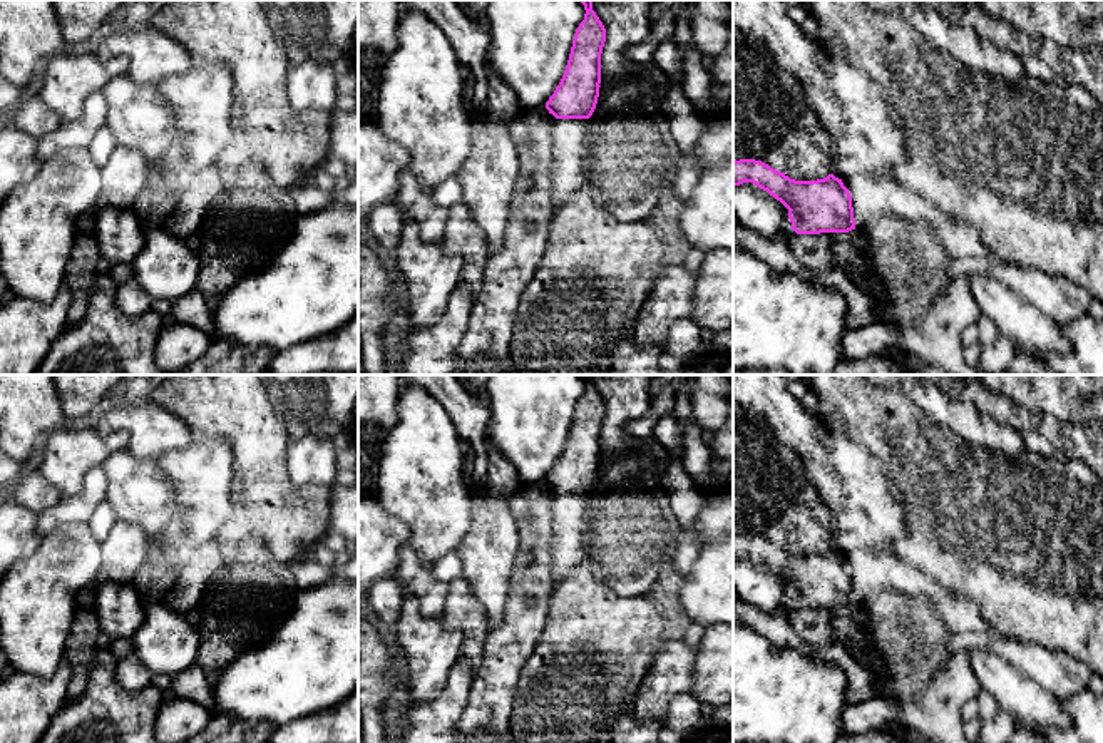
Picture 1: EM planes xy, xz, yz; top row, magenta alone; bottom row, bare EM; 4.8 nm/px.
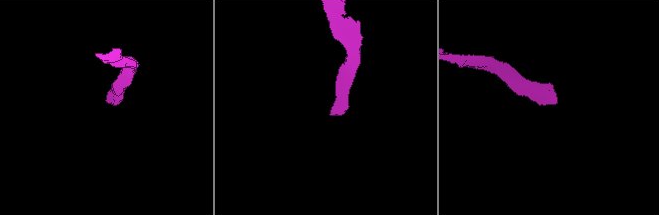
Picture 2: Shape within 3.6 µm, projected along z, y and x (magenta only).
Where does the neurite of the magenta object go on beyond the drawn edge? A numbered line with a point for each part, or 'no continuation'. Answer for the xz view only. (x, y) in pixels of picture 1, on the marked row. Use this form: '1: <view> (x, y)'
1: xz (569, 136)

